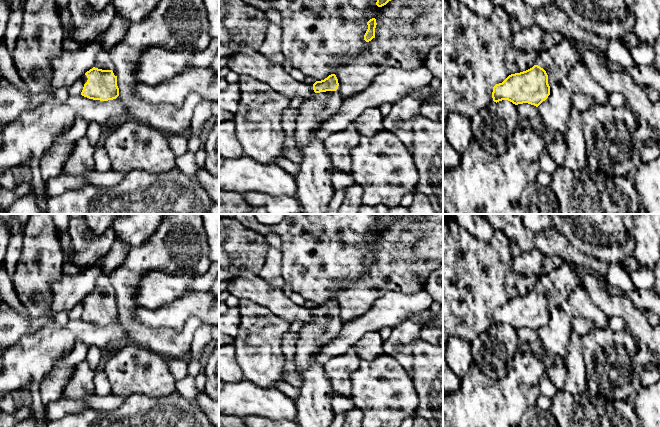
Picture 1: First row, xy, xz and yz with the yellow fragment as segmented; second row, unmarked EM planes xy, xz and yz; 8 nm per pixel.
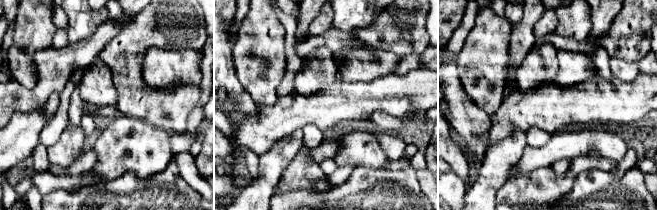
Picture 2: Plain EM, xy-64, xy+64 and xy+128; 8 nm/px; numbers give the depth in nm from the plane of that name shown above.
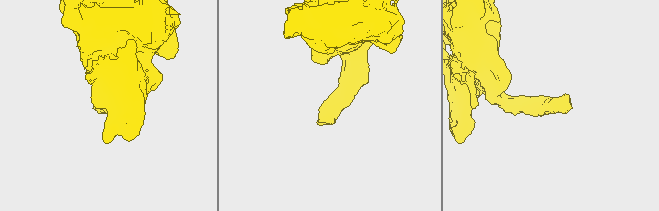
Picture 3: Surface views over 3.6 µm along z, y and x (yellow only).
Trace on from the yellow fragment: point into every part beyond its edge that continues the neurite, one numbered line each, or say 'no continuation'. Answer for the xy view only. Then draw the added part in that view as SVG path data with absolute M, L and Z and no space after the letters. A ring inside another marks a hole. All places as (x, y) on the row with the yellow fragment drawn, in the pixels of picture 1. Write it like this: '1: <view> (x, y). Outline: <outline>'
1: xy (103, 61). Outline: M102 50L97 55L94 67L102 70L112 70L114 75L117 76L115 65L113 64L107 50Z

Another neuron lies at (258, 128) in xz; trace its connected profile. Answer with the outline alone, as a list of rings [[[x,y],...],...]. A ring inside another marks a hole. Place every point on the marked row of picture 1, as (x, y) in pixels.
[[[248,75],[239,76],[241,98],[239,110],[234,115],[235,134],[243,147],[245,156],[265,164],[284,157],[286,134],[281,125],[282,113],[290,107],[290,98],[273,90],[269,85]]]

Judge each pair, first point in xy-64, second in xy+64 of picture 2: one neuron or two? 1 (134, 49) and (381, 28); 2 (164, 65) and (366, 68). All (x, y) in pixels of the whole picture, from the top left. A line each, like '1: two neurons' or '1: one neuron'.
1: one neuron
2: one neuron

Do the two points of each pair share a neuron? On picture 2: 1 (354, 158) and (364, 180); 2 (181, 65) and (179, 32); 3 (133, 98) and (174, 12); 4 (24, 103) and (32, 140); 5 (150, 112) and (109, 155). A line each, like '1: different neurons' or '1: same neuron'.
1: different neurons
2: different neurons
3: same neuron
4: different neurons
5: different neurons

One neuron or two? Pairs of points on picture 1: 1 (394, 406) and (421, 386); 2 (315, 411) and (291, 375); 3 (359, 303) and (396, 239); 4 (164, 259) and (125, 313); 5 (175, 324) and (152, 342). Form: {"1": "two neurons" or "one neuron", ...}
{"1": "two neurons", "2": "two neurons", "3": "one neuron", "4": "one neuron", "5": "two neurons"}

